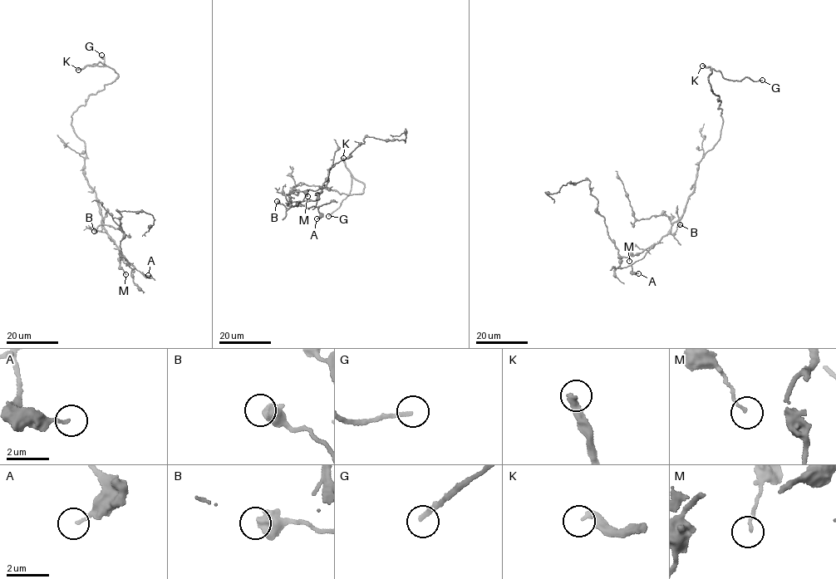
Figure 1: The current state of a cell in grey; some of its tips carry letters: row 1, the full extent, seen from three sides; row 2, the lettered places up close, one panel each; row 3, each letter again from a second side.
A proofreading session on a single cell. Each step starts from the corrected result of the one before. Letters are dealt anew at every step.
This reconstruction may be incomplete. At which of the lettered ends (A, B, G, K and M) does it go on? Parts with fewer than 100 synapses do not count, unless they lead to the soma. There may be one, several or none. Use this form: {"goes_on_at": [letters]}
{"goes_on_at": ["G", "K"]}

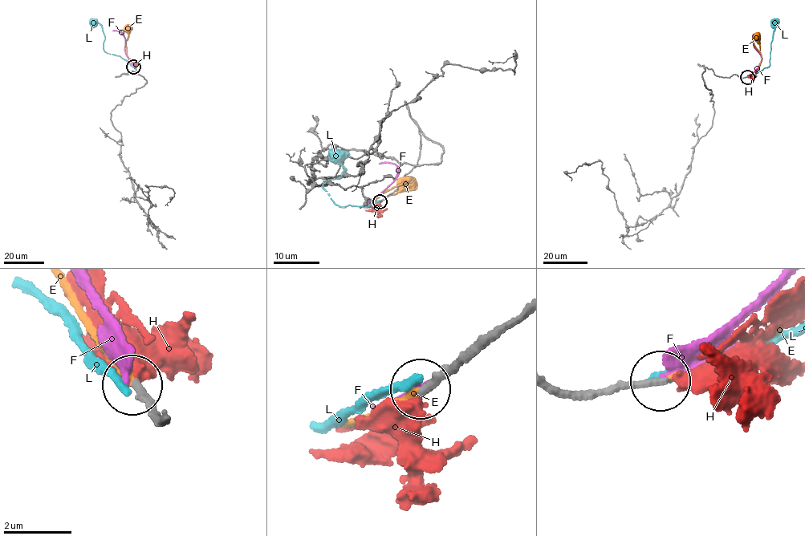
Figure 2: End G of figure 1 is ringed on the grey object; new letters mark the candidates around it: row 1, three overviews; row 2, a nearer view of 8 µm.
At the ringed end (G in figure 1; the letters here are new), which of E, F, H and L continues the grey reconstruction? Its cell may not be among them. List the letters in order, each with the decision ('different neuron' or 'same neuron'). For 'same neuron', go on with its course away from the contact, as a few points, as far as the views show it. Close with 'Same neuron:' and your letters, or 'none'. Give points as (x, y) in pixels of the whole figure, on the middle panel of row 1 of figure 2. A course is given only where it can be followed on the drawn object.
E: same neuron | via (379, 201), (367, 205), (394, 186), (408, 180), (406, 184)
F: different neuron
H: different neuron
L: different neuron
Same neuron: E

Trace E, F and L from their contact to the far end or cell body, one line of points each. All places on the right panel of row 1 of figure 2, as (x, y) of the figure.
E: (747, 77), (756, 72), (761, 62), (761, 54), (753, 42), (757, 38)
F: (747, 77), (756, 70), (762, 59), (753, 41), (753, 34), (758, 34)
L: (746, 77), (770, 65), (771, 42), (777, 25), (774, 23)

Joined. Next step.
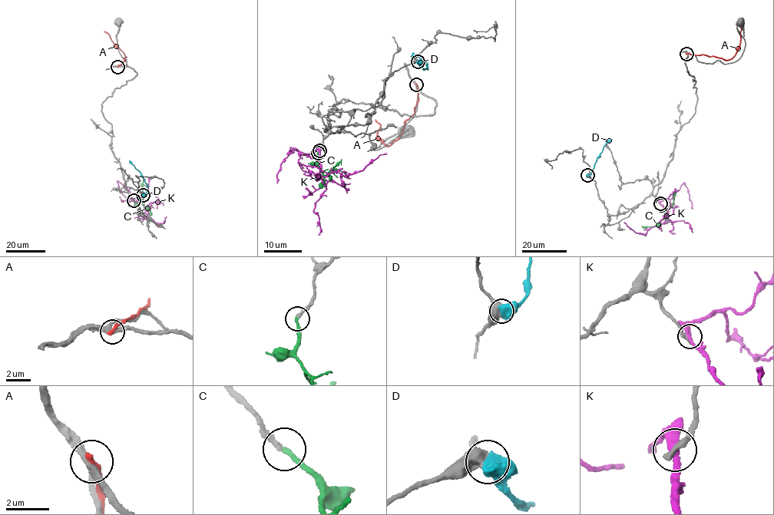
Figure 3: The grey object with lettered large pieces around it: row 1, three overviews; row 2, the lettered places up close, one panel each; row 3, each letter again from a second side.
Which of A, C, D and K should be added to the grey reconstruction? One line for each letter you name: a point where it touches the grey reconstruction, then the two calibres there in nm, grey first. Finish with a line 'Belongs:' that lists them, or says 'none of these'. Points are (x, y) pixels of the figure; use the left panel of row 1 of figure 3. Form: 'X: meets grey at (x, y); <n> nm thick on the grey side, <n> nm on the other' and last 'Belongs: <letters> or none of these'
C: meets grey at (133, 201); 240 nm thick on the grey side, 220 nm on the other
Belongs: C

